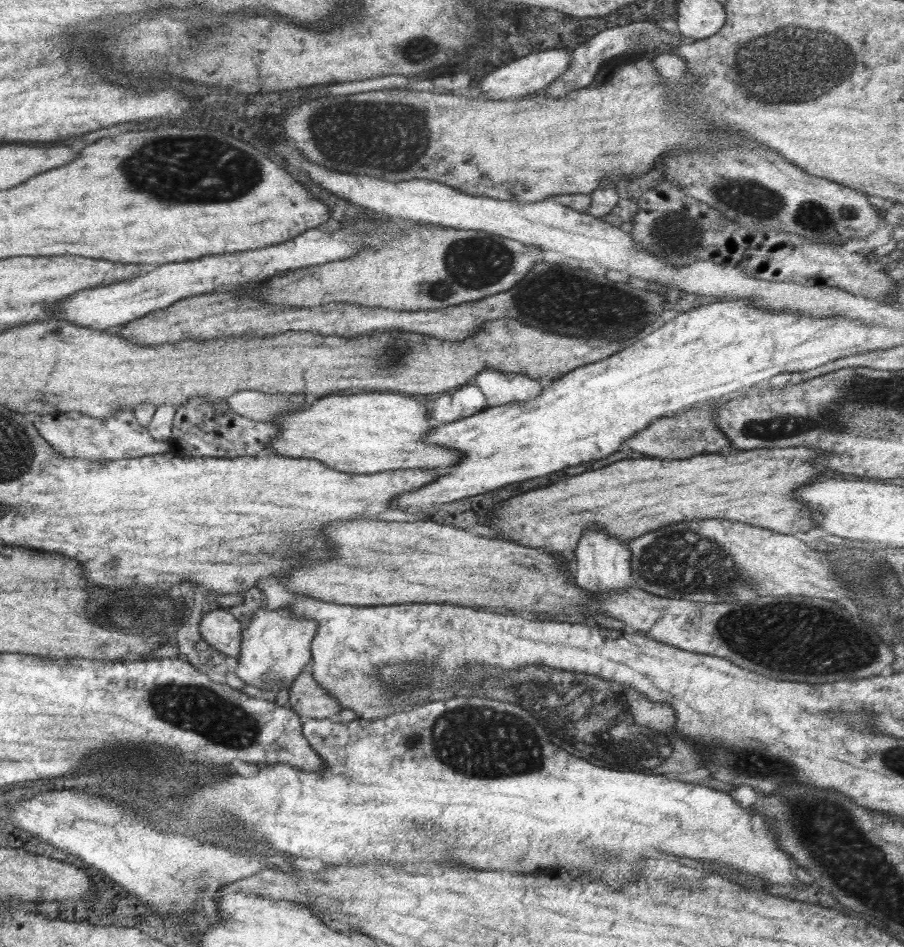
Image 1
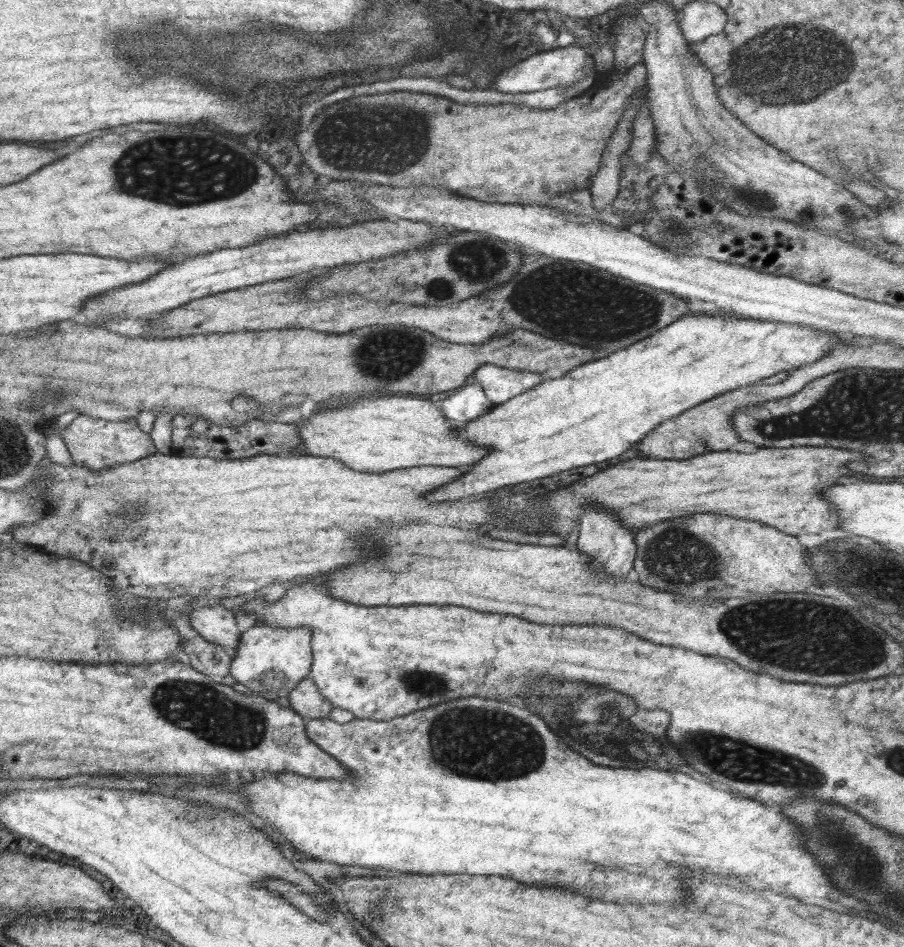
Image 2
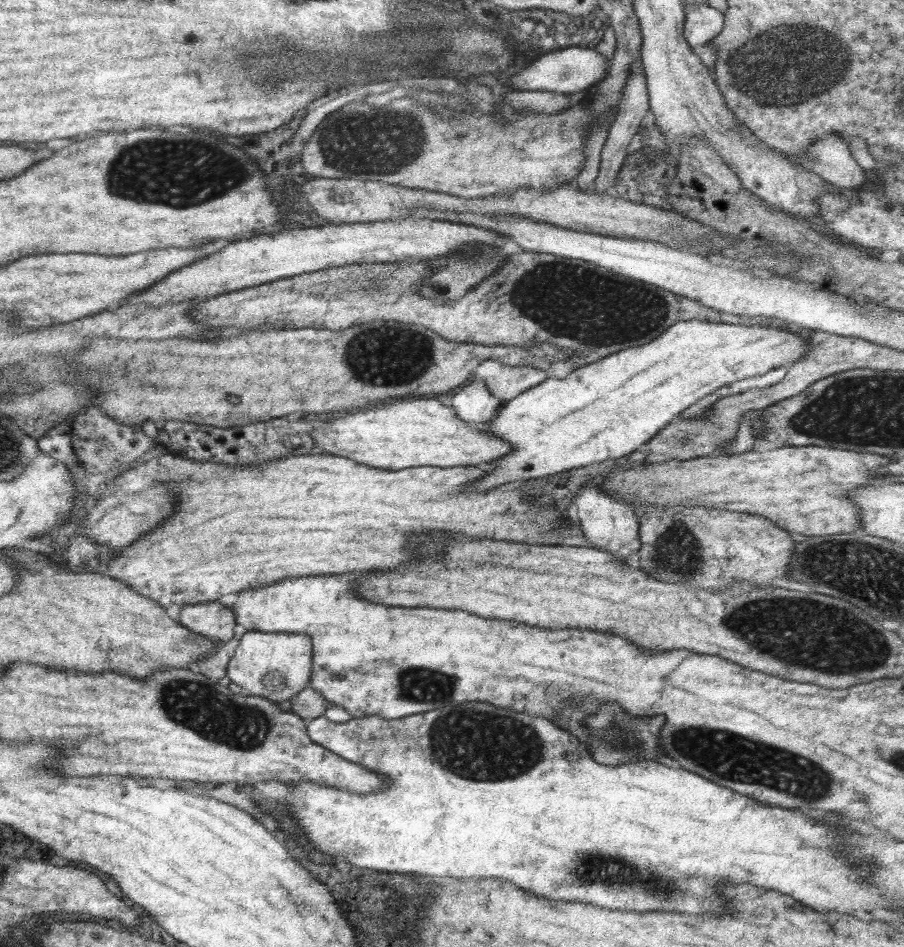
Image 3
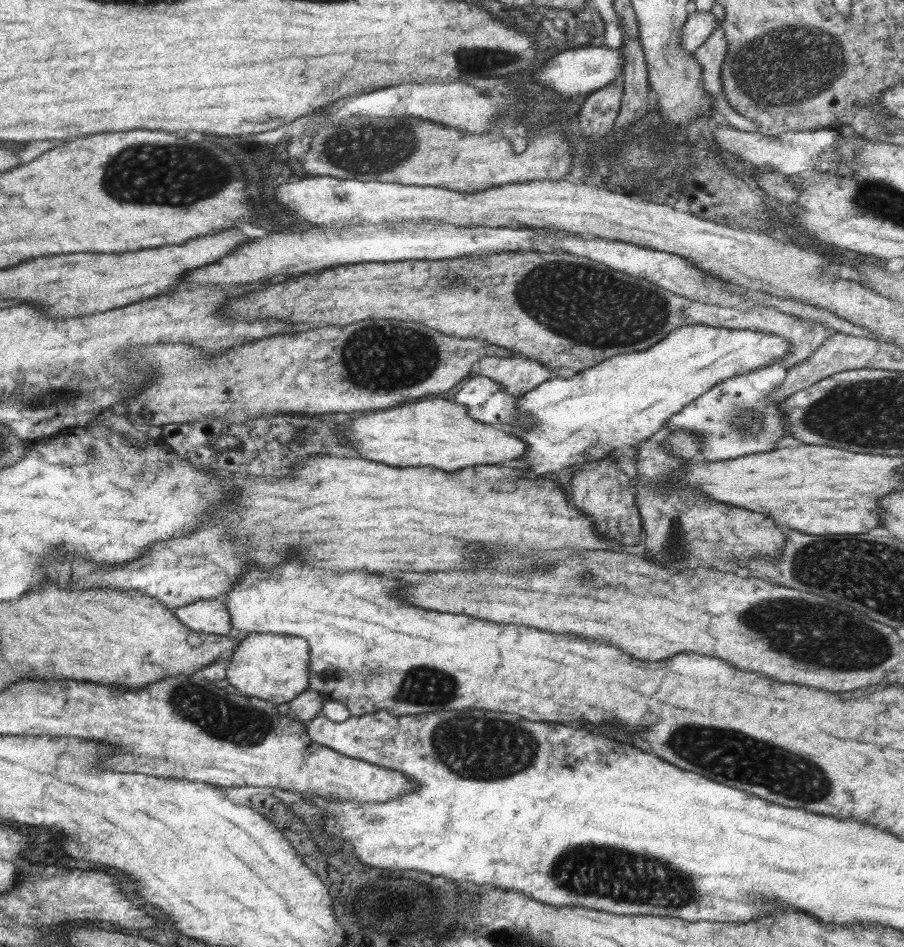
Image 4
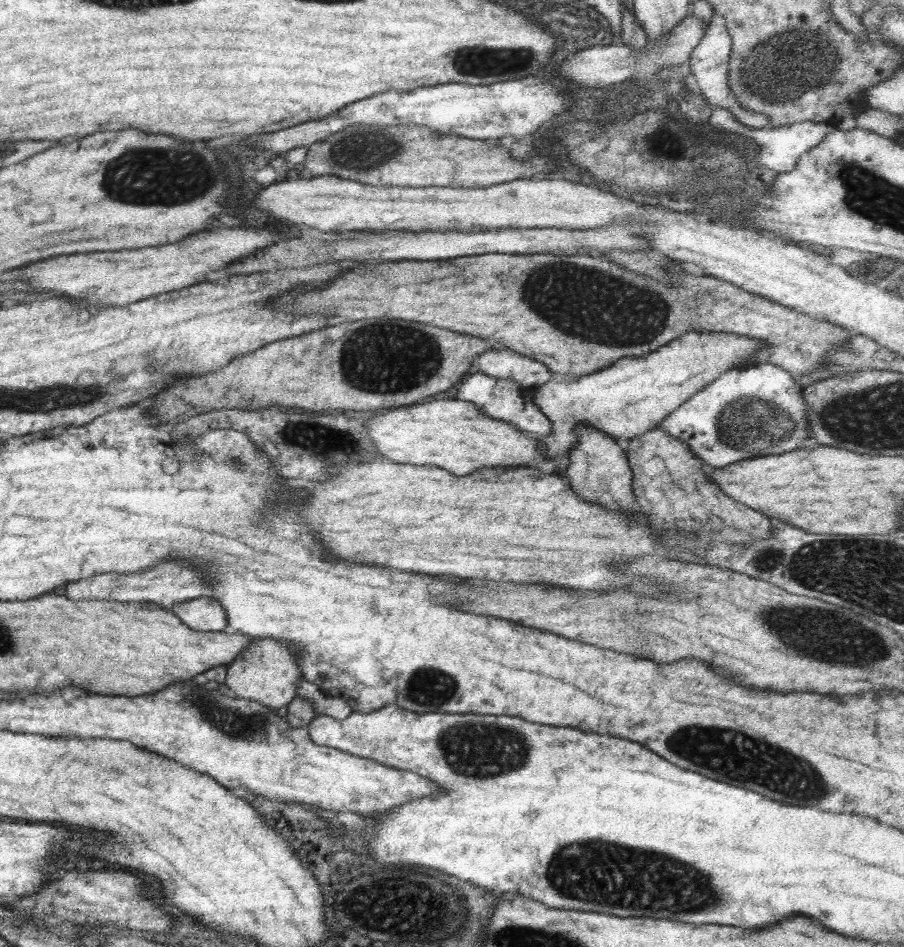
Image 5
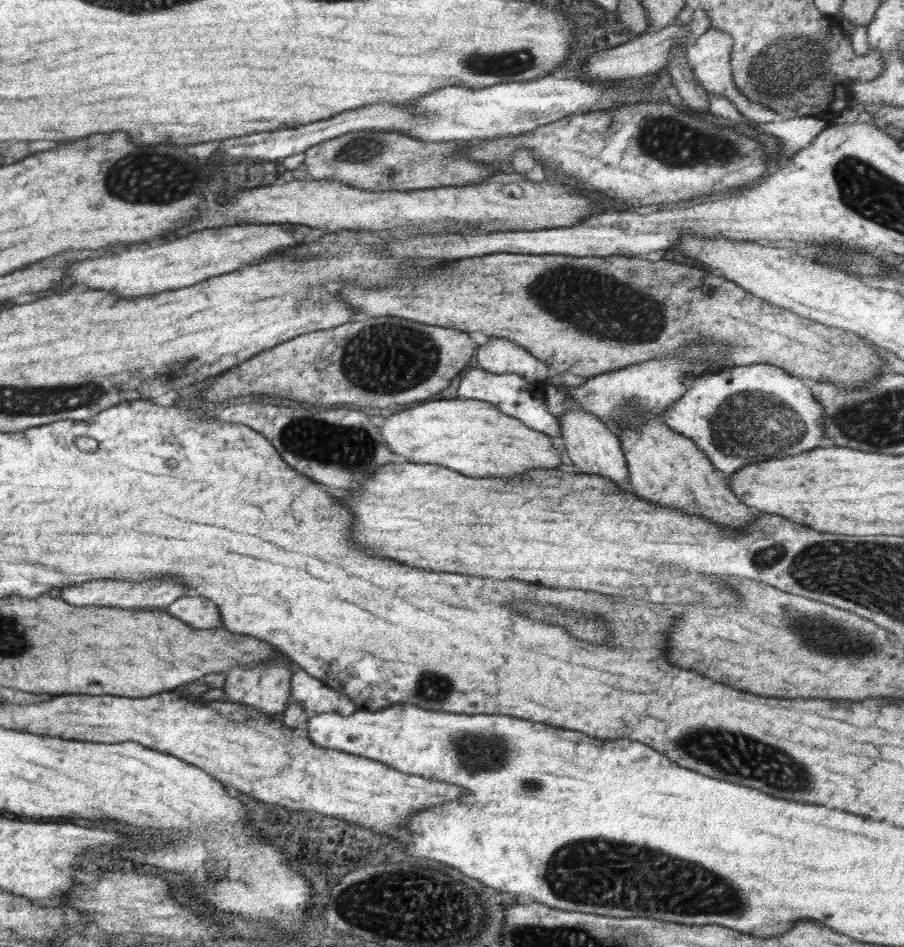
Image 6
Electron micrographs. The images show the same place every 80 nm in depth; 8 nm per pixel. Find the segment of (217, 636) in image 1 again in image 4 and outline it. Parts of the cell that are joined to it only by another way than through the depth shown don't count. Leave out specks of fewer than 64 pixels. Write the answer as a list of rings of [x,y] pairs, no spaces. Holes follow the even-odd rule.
[[[200,600],[172,610],[179,622],[186,627],[204,634],[233,633],[228,608],[218,600]]]

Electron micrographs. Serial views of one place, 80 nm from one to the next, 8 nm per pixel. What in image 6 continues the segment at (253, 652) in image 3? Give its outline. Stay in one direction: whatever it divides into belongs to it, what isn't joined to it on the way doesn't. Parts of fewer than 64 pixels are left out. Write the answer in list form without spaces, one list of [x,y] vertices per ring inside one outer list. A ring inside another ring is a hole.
[[[266,662],[253,667],[232,667],[225,676],[225,699],[233,703],[245,704],[261,713],[273,717],[284,712],[290,700],[292,670],[284,662]]]

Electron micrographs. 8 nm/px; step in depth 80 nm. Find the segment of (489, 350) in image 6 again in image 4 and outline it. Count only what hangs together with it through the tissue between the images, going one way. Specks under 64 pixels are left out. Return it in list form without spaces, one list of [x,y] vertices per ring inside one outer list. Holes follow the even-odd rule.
[[[519,355],[481,358],[478,361],[478,374],[501,384],[505,392],[516,398],[555,377],[544,364]]]

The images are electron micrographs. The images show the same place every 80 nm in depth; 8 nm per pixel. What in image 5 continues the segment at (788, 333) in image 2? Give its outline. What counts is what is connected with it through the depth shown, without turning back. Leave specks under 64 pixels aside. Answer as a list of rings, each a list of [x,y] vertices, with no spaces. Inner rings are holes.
[[[688,332],[676,338],[674,342],[662,346],[660,350],[643,357],[624,357],[606,368],[590,374],[583,374],[576,381],[548,381],[536,386],[533,392],[535,405],[550,419],[552,430],[548,436],[539,437],[543,446],[543,456],[556,458],[557,454],[567,454],[577,443],[575,428],[579,424],[593,426],[614,440],[632,440],[640,434],[652,430],[683,402],[694,396],[699,390],[706,388],[714,379],[720,378],[734,368],[742,368],[751,362],[751,356],[763,348],[757,339],[736,333]]]

